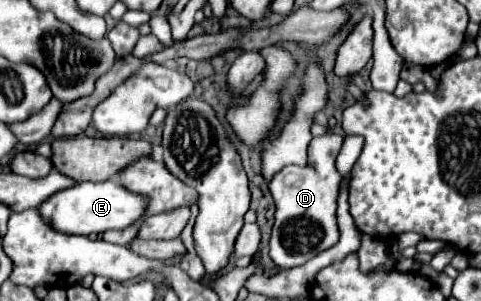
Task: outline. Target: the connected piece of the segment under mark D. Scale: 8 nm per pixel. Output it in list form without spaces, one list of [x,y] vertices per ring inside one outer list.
[[[336,133],[314,137],[308,149],[308,165],[284,167],[274,175],[274,181],[270,181],[270,191],[276,203],[276,221],[270,235],[270,257],[282,269],[298,267],[338,243],[340,231],[336,225],[336,197],[342,175],[336,169],[336,157],[342,141],[344,137]]]

